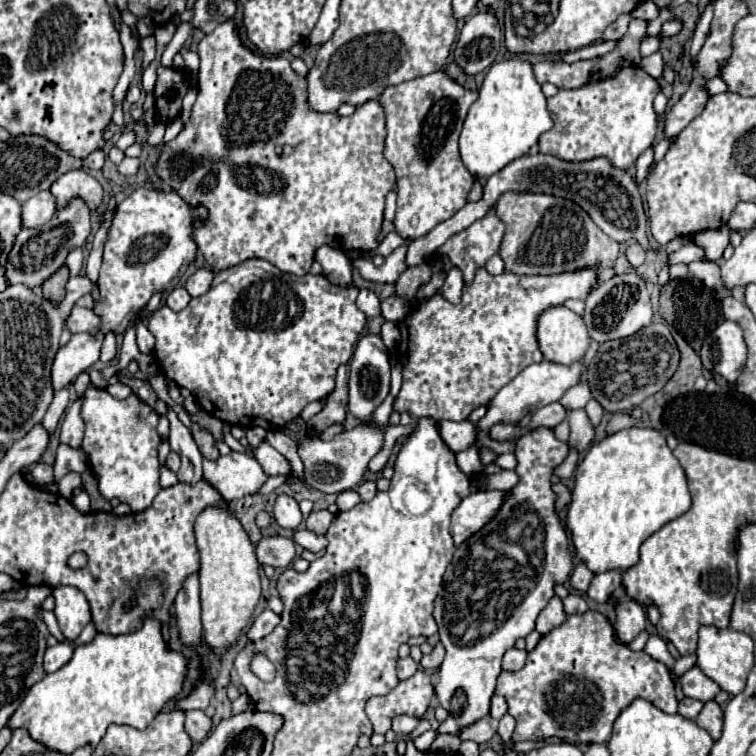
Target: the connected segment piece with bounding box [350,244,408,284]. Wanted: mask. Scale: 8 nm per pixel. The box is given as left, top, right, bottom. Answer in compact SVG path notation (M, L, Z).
M408 244L398 246L382 266L374 266L372 260L366 258L358 258L358 260L350 260L350 266L360 270L364 280L372 280L372 282L384 282L384 284L394 284L398 280L398 276L408 268L406 266L406 248Z

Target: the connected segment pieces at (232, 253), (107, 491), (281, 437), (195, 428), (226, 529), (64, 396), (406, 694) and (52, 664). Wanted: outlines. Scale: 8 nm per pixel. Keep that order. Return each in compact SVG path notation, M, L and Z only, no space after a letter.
M226 20L222 26L214 28L210 34L204 36L204 40L198 44L198 56L200 56L200 70L198 70L198 98L192 106L190 120L182 128L182 132L168 144L160 144L158 148L158 160L154 164L156 176L168 184L174 192L182 196L182 200L196 208L204 206L208 210L206 220L196 220L194 230L192 230L192 240L196 242L198 250L204 254L206 262L216 270L226 270L232 268L248 258L262 258L274 264L278 270L302 276L310 270L312 260L314 260L314 250L322 244L328 244L332 248L340 250L374 250L378 246L376 234L380 232L382 226L382 212L384 212L384 198L388 190L394 188L396 176L390 166L390 162L384 158L384 138L386 138L386 126L384 126L384 110L380 102L370 100L354 110L352 116L342 118L338 114L314 114L310 108L306 108L306 78L298 76L292 68L290 62L284 56L260 56L252 52L250 48L242 46L240 36L236 32L236 26L232 20Z
M90 386L82 400L82 418L86 424L82 450L88 454L90 468L98 478L100 496L104 500L118 498L128 504L132 512L150 508L152 500L162 490L158 462L160 436L156 432L158 414L134 394L126 400L116 400L106 390Z
M270 430L268 436L266 436L266 440L268 440L280 454L286 456L286 460L288 460L290 466L292 466L292 472L294 472L298 478L302 478L302 460L298 458L296 442L294 442L290 436L282 434L280 430Z
M196 422L192 424L192 438L194 438L194 442L196 442L196 446L198 446L198 450L202 452L202 456L204 458L208 458L208 460L214 460L214 458L218 458L220 454L218 454L218 450L216 450L216 446L214 446L214 436L208 432L208 430L204 430L204 428L200 428Z
M226 502L226 506L208 506L200 512L200 516L196 518L194 524L194 532L196 532L196 546L200 552L200 598L202 598L202 628L204 628L204 640L214 648L214 652L224 654L226 648L230 648L242 628L248 624L254 606L258 604L260 598L260 574L258 574L258 560L254 554L254 546L248 538L248 534L244 532L240 520L236 518L236 514L230 508L230 502Z
M66 388L54 393L53 401L41 421L41 424L49 434L53 434L56 430L63 413L69 405L69 402L69 391Z
M418 668L414 676L398 682L398 686L386 696L372 696L366 702L366 714L372 722L374 732L386 734L386 730L390 730L392 716L408 714L422 718L433 696L431 677L422 668Z
M60 642L60 644L52 646L52 648L48 648L46 654L44 654L44 670L46 670L46 674L56 672L70 658L72 658L72 646L68 642Z

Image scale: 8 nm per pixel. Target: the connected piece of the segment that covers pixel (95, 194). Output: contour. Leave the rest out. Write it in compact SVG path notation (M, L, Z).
M72 170L72 172L62 174L52 184L50 192L56 196L58 208L66 206L66 202L70 202L70 198L74 196L84 198L90 210L96 210L102 202L102 186L98 184L98 180L88 176L84 170Z

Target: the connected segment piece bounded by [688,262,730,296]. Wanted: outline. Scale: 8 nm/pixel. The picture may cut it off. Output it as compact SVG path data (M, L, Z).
M690 262L688 268L692 278L702 278L702 282L706 282L706 286L710 286L712 290L720 292L722 296L730 296L730 290L724 286L720 266L716 262Z

